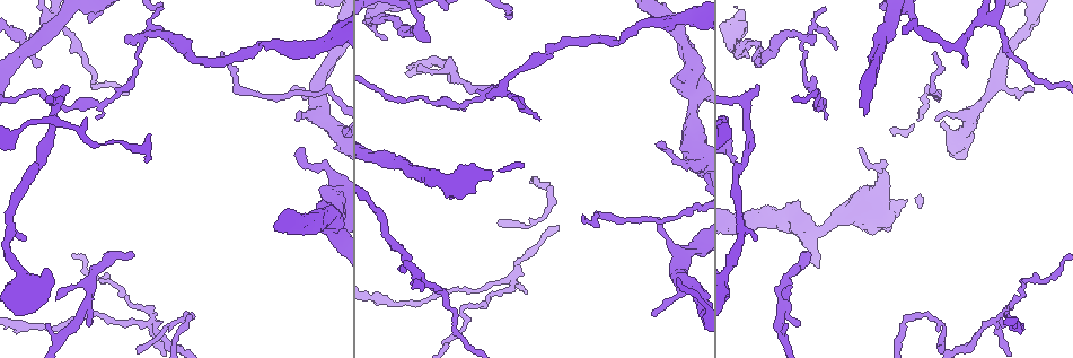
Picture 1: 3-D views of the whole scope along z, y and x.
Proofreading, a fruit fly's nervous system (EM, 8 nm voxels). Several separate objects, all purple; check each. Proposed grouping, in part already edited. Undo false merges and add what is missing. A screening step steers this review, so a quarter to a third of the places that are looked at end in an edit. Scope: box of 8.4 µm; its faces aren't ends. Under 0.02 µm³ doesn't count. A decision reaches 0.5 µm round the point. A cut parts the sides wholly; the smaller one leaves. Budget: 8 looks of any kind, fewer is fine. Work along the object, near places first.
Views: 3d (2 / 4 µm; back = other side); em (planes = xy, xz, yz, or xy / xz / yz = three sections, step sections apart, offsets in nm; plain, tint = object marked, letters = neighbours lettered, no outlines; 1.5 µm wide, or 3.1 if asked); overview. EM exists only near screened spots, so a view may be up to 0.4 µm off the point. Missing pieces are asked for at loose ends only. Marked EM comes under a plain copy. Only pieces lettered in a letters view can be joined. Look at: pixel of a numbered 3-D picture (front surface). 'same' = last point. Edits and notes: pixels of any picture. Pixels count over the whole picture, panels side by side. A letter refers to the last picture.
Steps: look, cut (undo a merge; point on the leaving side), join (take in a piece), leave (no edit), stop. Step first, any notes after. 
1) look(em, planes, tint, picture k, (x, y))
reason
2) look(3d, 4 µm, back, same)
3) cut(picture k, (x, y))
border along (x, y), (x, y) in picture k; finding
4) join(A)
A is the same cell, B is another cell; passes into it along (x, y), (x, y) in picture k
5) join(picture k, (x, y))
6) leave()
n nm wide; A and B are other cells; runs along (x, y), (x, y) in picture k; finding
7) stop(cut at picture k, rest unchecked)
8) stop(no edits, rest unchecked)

look(3d, 4 µm, picture 1, (130, 44))
thin end

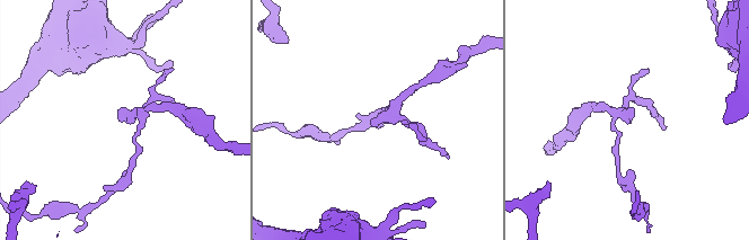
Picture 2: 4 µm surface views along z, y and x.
look(em, xy, step 4, tint, picture 2, (631, 121))
shape alone is not enough

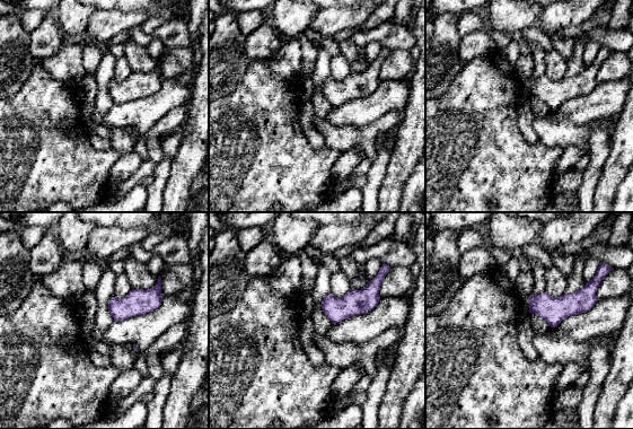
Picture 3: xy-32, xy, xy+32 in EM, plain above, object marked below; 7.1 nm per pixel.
look(em, planes, letters, same)

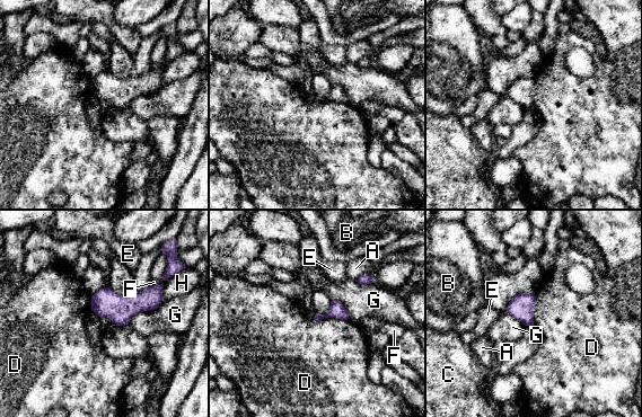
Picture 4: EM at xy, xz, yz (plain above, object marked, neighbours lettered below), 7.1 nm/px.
leave()
A, B, C, D, E, F, G and H are other cells; border along (349, 318), (313, 319) in picture 4; none of them fits

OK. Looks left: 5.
look(3d, 4 µm, picture 1, (426, 39))
branch stops here

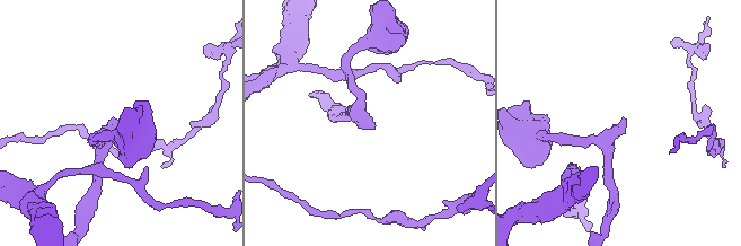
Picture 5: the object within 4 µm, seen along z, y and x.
look(em, yz, step 8, letters, picture 5, (622, 118))

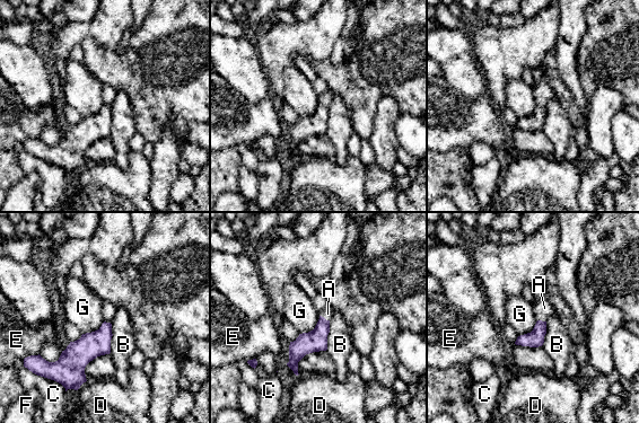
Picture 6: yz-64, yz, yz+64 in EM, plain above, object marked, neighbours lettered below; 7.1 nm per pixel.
join(A)
A is the same cell, B, C, D, E, F and G are other cells; passes into it along (316, 340), (324, 318), (327, 314) in picture 6; the neuron continues

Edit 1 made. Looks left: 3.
look(overview)

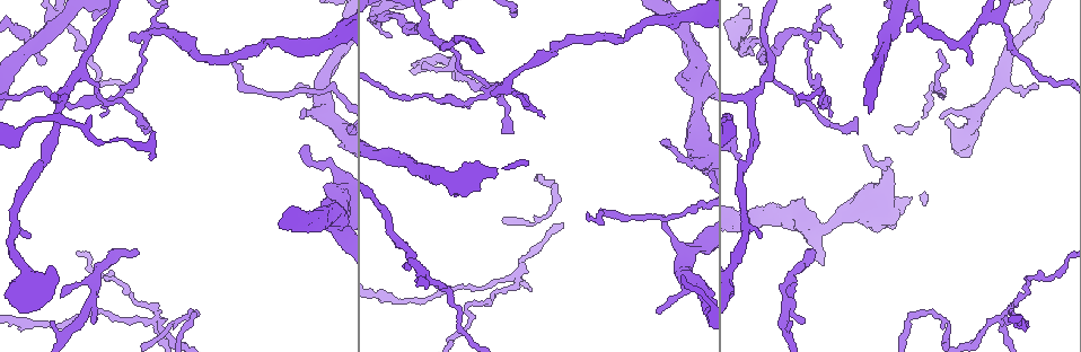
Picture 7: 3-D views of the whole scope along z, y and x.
look(em, planes, letters, picture 7, (389, 36))
an open end

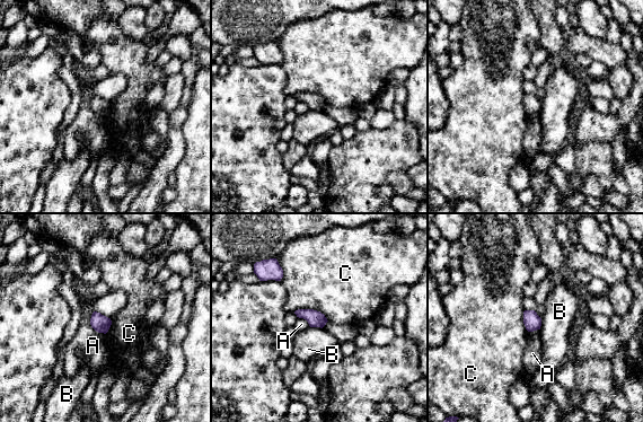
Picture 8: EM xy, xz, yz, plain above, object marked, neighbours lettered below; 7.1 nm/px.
leave()
120 nm wide; A, B and C are other cells; no lettered piece goes on from it

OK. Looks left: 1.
stop(join at picture 6, rest unchecked)

